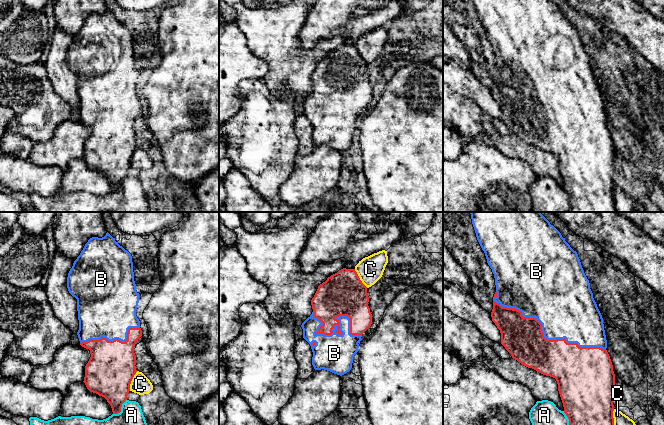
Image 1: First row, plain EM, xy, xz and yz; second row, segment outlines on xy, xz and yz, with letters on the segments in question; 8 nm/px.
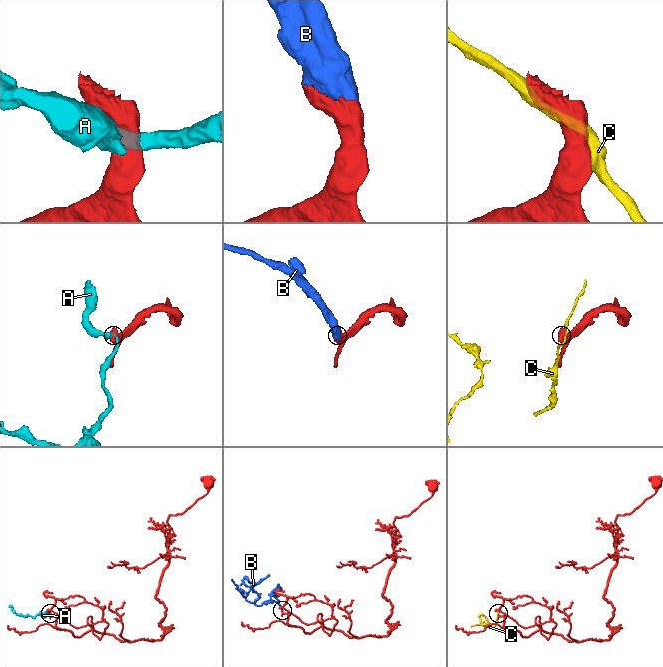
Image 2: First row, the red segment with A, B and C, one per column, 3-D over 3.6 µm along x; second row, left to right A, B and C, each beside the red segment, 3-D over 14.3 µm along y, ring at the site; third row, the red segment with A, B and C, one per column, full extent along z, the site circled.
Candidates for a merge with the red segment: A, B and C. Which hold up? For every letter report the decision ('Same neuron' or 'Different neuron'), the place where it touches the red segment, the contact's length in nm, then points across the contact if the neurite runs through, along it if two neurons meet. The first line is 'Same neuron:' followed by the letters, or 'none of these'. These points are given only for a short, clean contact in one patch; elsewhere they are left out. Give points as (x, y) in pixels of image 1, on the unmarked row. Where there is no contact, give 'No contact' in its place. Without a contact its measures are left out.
Same neuron: B
A: Different neuron. Touches red at xy (120, 185). Shared border 170 nm
B: Same neuron. Touches red at yz (543, 112). Shared border 1000 nm
C: Different neuron. Touches red at xy (131, 156). Shared border 170 nm

